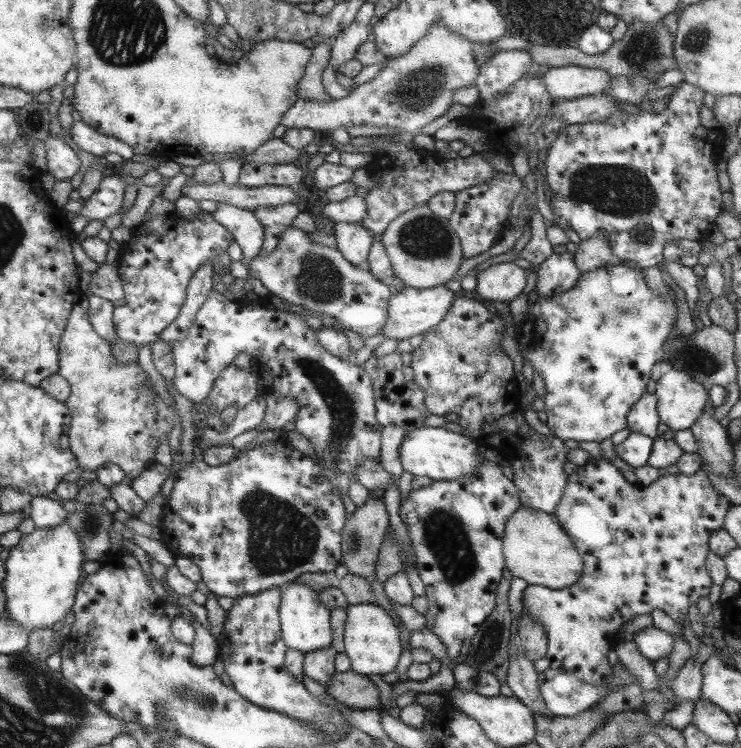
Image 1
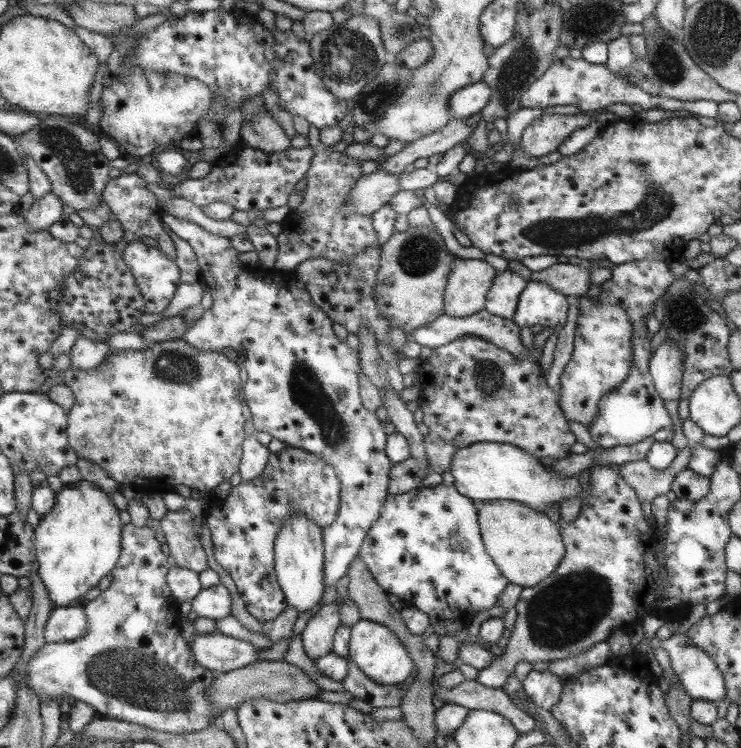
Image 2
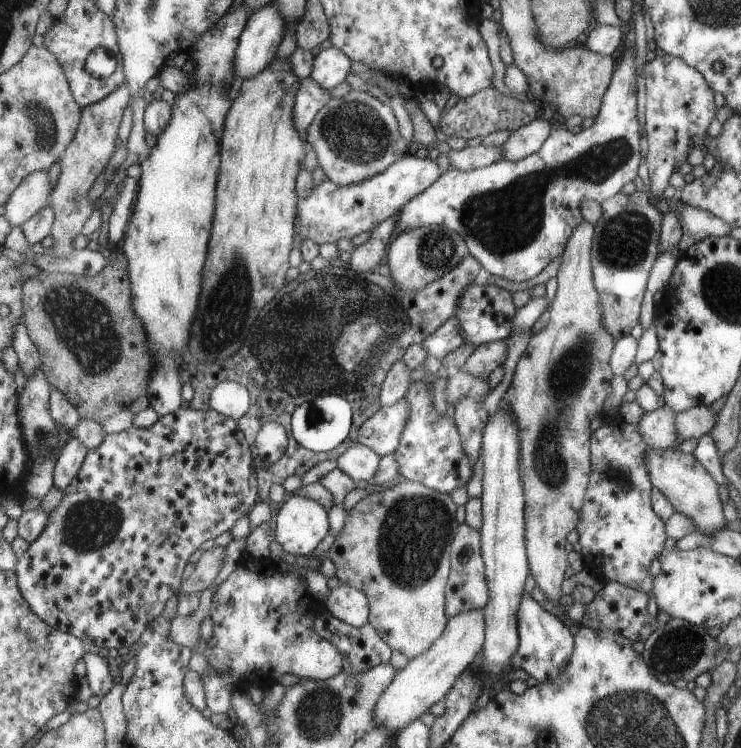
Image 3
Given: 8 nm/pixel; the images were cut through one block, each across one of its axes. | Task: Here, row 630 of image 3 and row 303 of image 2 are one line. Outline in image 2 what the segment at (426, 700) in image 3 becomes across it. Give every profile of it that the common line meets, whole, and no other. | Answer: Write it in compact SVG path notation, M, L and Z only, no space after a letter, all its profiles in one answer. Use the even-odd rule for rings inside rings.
M457 258L444 288L444 315L465 318L484 310L488 288L497 272L483 259Z

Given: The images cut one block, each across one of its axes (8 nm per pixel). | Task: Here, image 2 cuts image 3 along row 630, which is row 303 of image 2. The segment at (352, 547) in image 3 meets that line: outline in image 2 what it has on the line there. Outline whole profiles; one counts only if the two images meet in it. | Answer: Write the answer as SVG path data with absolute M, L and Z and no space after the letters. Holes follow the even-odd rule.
M426 226L407 227L394 233L379 248L380 261L374 286L377 312L389 328L399 328L408 339L415 328L426 326L444 314L444 288L457 259L443 244L436 229Z

